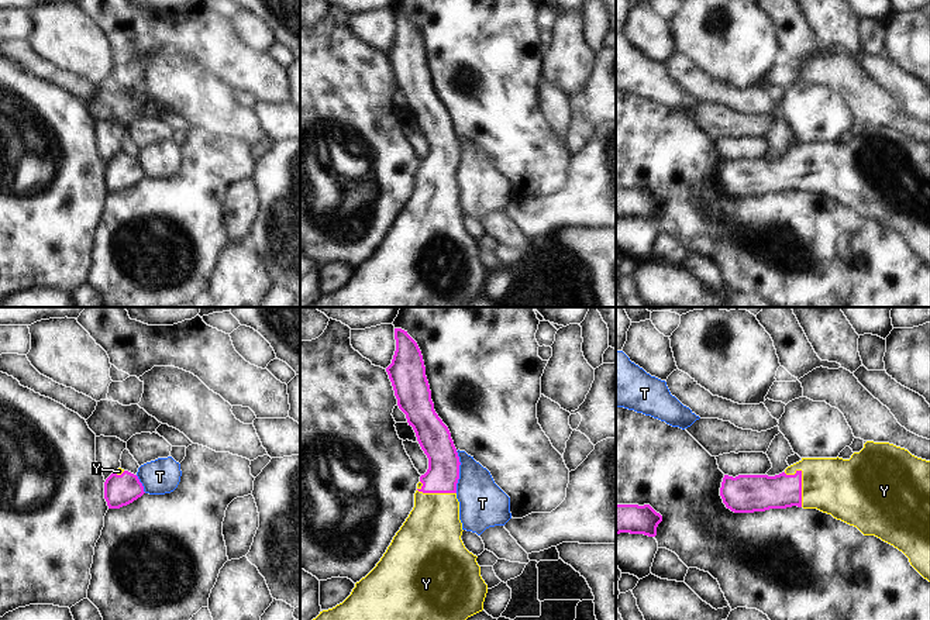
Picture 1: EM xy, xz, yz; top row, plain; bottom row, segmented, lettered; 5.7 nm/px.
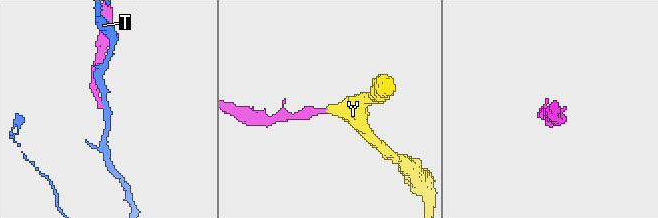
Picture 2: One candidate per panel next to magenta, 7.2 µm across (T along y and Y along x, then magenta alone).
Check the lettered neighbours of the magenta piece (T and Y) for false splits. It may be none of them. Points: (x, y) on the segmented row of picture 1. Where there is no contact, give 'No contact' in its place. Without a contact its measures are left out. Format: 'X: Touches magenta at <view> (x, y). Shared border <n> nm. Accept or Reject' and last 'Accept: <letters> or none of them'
T: Touches magenta at xz (458, 472). Shared border 240 nm. Reject
Y: Touches magenta at yz (801, 481). Shared border 220 nm. Accept
Accept: Y

